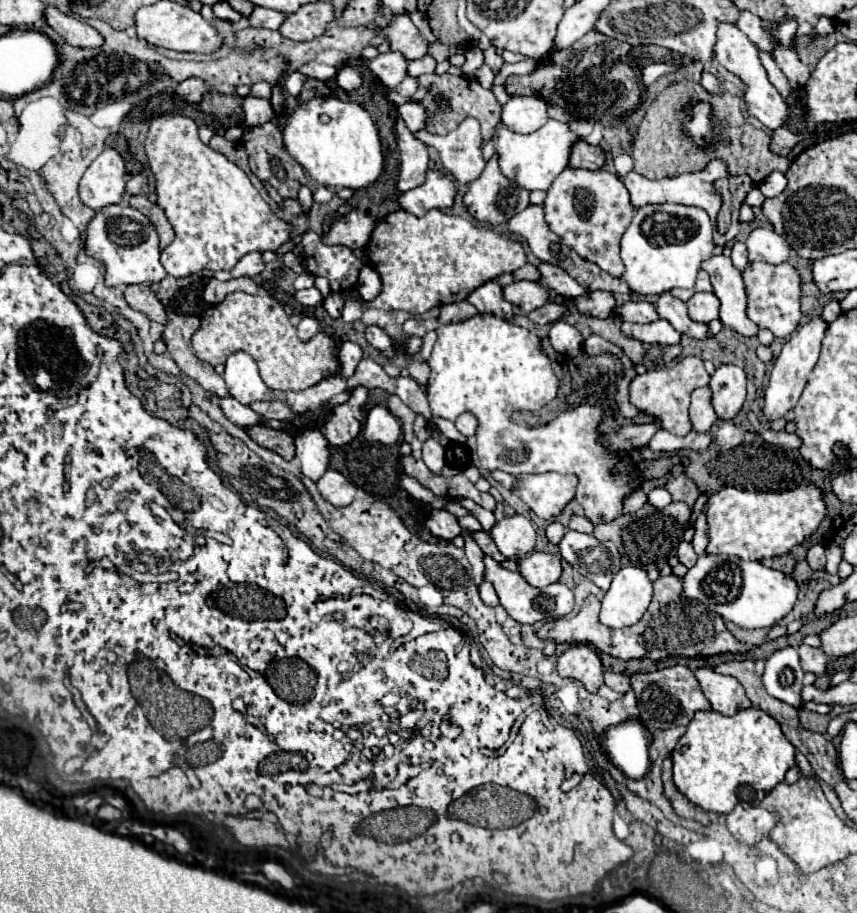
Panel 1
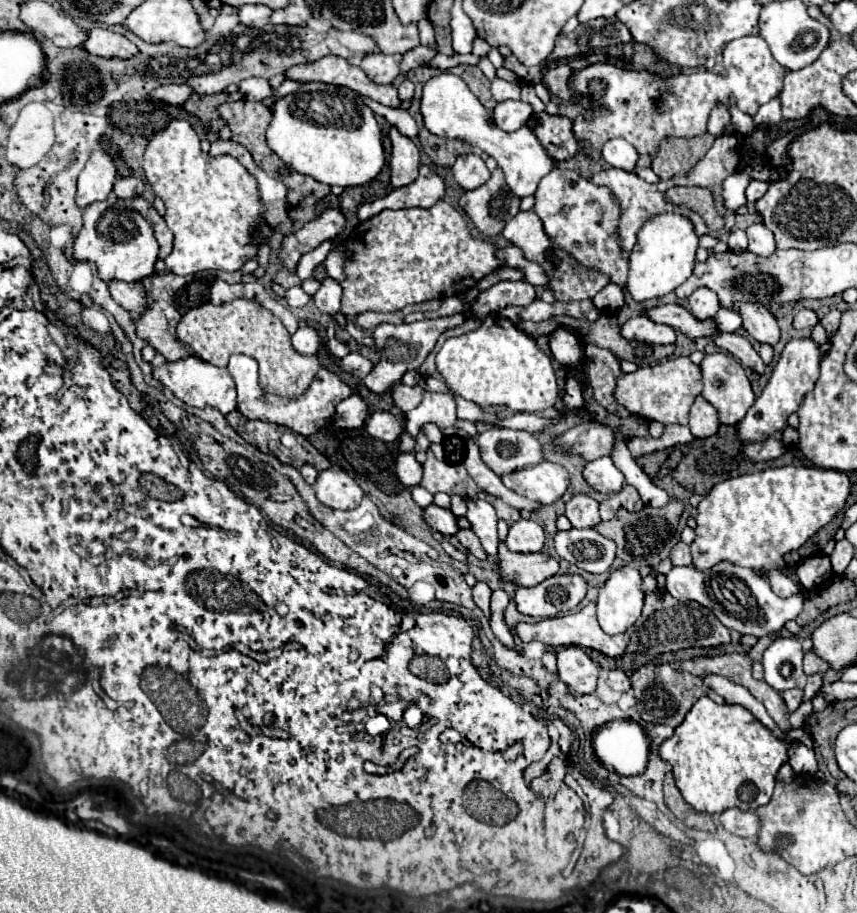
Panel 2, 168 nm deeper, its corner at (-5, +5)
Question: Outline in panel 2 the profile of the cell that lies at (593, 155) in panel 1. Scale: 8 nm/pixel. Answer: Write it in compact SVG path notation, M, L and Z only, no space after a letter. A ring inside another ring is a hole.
M541 113L539 117L543 119L543 123L533 127L533 133L537 135L545 151L557 161L573 157L577 153L577 141L571 133L571 119L549 113Z

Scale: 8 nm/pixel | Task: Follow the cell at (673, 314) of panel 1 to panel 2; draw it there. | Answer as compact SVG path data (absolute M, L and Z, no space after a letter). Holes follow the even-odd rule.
M717 333L713 337L713 341L715 341L717 347L721 347L721 349L729 351L731 355L735 355L753 373L757 373L757 375L765 373L767 365L761 361L759 353L751 347L751 343L745 337L741 337L739 333Z

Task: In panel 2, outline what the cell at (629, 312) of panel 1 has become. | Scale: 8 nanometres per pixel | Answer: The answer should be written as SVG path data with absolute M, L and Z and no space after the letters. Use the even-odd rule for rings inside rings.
M659 305L649 311L649 319L655 323L671 325L673 329L681 331L683 335L695 339L695 337L713 337L717 333L717 321L705 319L699 321L691 315L687 307L681 305Z

